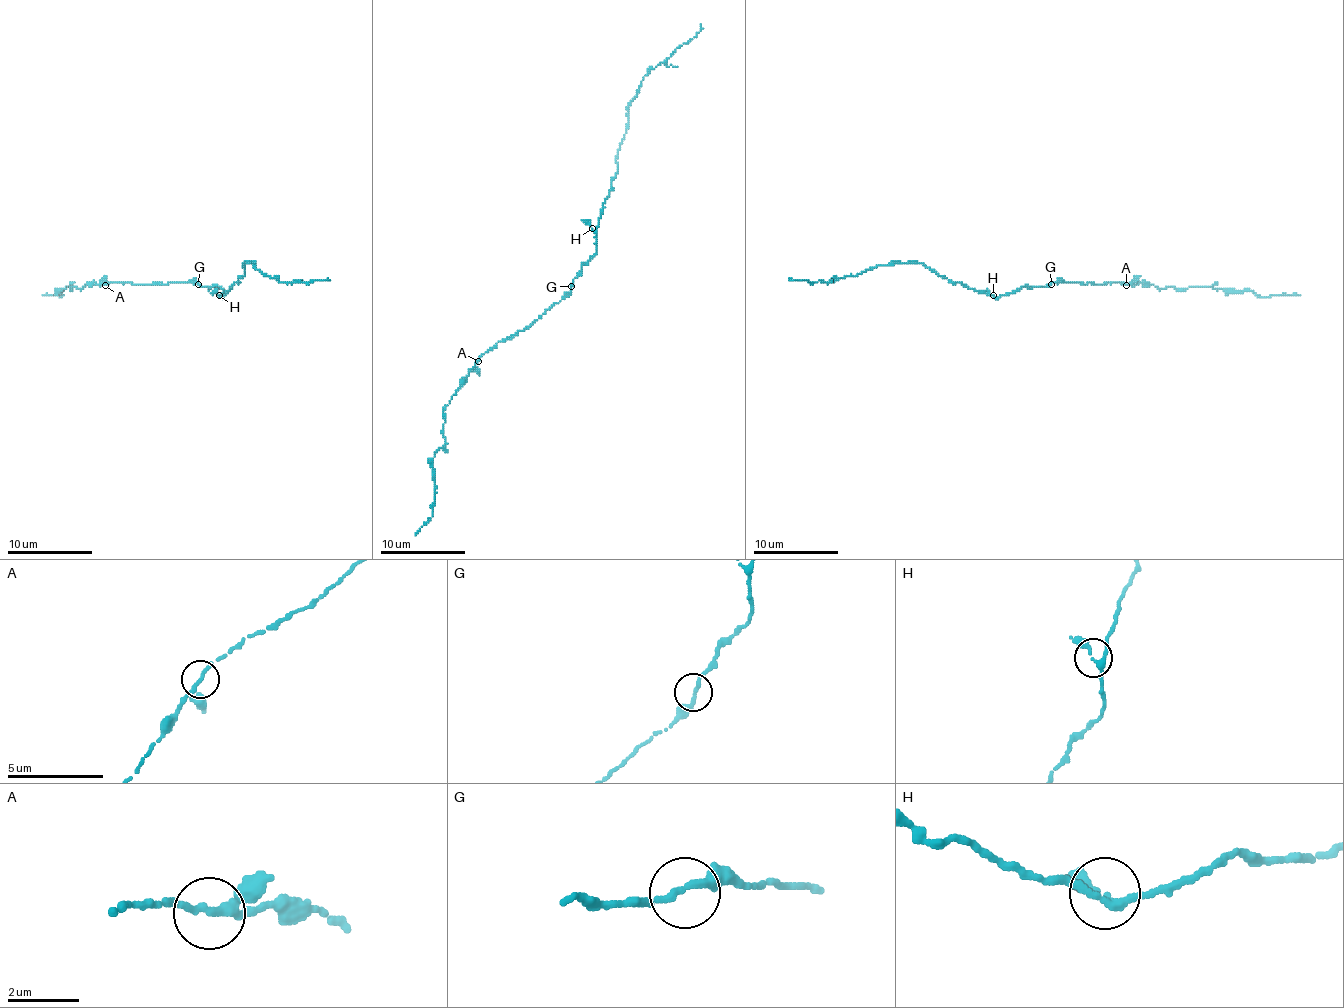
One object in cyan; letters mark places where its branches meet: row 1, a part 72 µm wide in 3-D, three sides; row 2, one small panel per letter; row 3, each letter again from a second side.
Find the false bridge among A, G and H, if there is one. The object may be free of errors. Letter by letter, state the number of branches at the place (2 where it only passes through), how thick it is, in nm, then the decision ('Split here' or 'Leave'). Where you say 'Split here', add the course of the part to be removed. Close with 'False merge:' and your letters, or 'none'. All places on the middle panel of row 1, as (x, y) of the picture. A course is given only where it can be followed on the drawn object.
A: Branches: 3. Thickness 200 nm. Leave
G: Branches: 2. Thickness 200 nm. Leave
H: Branches: 3. Thickness 190 nm. Leave
False merge: none

